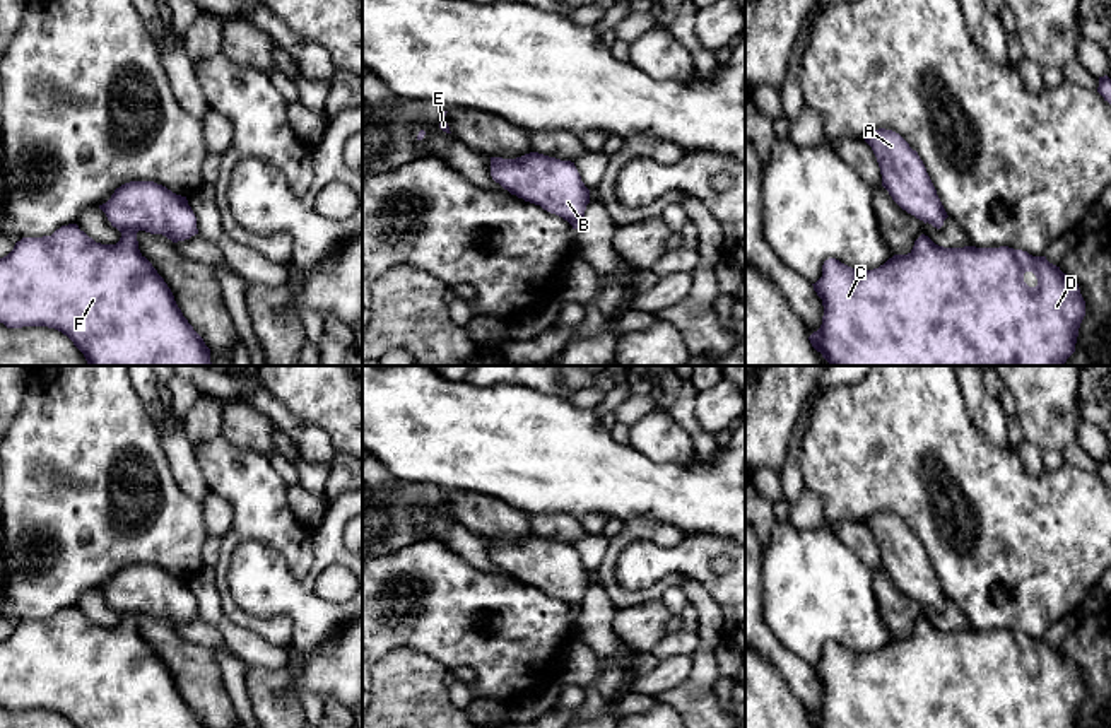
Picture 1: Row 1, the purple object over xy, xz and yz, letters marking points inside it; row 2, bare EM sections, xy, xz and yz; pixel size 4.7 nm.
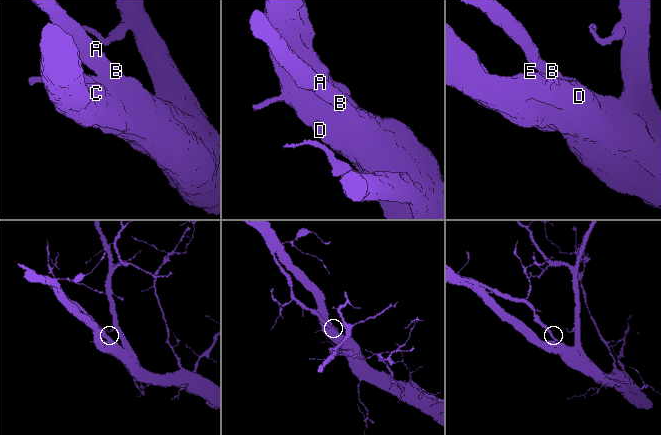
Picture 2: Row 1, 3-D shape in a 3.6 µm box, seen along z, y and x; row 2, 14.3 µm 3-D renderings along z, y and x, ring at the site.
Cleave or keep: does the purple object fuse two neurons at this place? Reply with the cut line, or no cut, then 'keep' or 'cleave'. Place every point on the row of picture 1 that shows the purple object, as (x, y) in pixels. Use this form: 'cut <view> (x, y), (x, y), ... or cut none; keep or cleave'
cut none; keep

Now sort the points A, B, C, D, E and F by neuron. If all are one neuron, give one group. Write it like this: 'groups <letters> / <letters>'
groups A B C D E F

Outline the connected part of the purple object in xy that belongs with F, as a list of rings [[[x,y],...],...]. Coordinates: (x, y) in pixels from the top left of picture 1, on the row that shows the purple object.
[[[130,181],[99,205],[121,232],[116,244],[101,244],[77,224],[62,226],[51,236],[22,238],[0,258],[0,323],[7,328],[48,326],[67,335],[84,354],[87,366],[212,366],[210,349],[178,308],[174,296],[152,263],[140,253],[137,232],[162,234],[173,243],[198,234],[197,217],[186,197],[154,181]]]

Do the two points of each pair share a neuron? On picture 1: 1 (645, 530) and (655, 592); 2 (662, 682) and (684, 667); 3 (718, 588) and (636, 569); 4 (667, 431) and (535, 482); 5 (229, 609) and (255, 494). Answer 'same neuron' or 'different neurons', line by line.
1: same neuron
2: same neuron
3: same neuron
4: different neurons
5: same neuron

